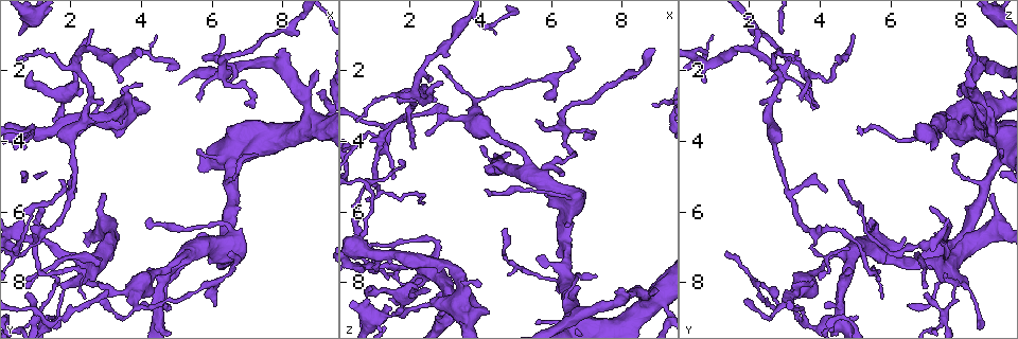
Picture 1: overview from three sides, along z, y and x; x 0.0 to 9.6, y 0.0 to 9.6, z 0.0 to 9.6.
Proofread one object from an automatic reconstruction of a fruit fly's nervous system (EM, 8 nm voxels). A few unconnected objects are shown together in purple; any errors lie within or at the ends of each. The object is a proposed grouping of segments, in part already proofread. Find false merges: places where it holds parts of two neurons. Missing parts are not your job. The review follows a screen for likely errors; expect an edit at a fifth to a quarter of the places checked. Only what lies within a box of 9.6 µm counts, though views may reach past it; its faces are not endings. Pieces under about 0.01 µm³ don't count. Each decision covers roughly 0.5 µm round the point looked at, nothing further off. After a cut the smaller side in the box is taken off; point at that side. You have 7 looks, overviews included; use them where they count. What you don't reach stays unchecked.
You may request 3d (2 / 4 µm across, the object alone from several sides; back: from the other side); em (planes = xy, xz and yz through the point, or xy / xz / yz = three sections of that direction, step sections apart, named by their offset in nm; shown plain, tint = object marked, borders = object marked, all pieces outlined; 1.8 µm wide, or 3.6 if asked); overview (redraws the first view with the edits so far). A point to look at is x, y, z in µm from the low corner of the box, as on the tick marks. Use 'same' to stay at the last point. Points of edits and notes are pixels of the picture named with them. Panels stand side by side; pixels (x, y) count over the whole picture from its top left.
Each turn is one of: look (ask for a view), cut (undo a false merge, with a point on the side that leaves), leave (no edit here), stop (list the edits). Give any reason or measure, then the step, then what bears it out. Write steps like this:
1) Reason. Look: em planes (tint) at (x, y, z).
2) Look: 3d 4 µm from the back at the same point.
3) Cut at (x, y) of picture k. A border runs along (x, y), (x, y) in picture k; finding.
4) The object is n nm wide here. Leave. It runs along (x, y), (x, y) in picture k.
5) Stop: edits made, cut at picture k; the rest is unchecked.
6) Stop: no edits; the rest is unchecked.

Three arms meet. Look: em yz step 16 (plain) at (1.20, 6.50, 3.85).

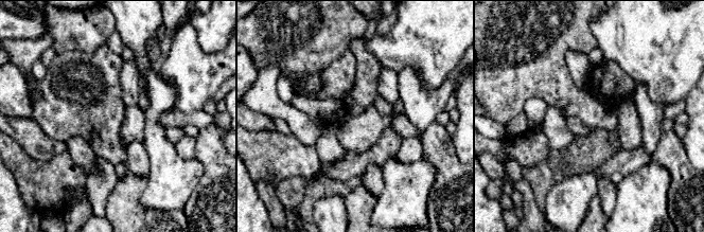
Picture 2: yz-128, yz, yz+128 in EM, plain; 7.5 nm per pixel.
Look: em yz step 16 (tint) at the same point.

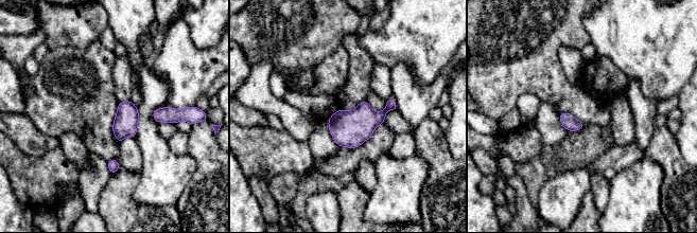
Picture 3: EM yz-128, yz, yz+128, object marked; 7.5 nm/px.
The object is 50 nm wide here. Leave. One neuron here.

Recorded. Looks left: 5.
Branch point. Look: em yz step 4 (tint) at (3.85, 8.25, 3.25).

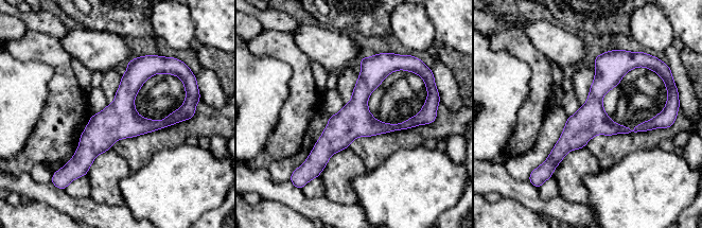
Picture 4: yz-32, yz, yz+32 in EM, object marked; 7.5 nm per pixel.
Look: em planes (tint) at the same point.

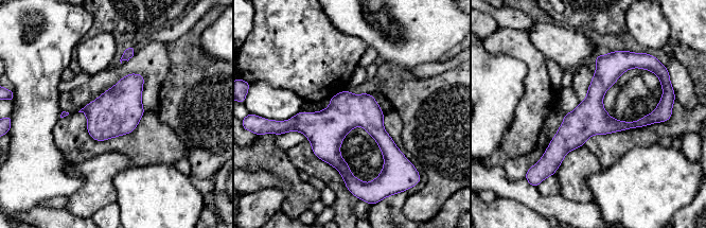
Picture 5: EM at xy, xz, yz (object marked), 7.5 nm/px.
Leave. It runs along (653, 117), (629, 125), (580, 125), (546, 157) in picture 5; continuous, no second neuron.

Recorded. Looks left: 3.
Side arm on a straight run. Look: em 3.6 µm planes (tint) at (3.50, 3.05, 8.35).

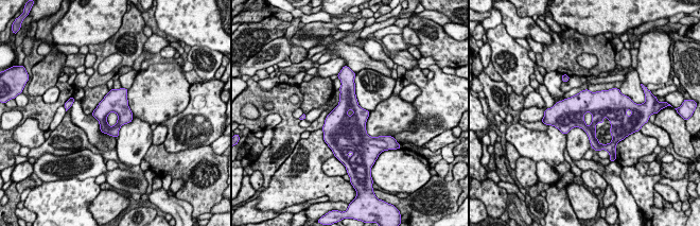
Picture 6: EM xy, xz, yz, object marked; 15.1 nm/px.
Leave. Continuous, no second neuron.

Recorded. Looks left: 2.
Stop: no edits; the rest is unchecked.

